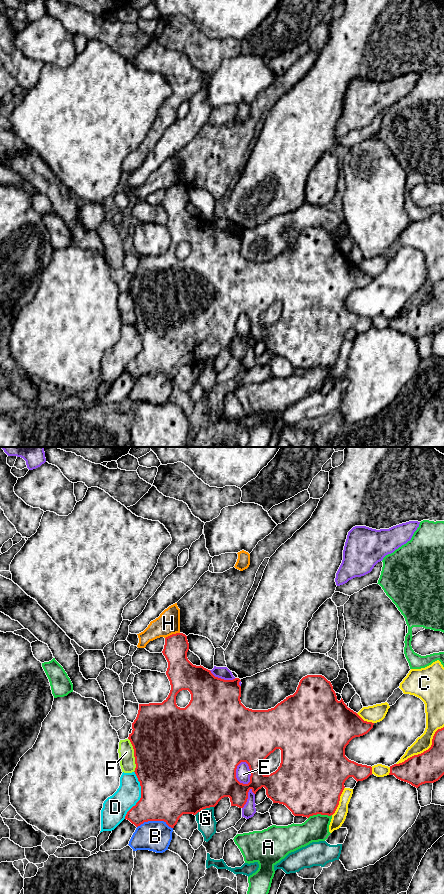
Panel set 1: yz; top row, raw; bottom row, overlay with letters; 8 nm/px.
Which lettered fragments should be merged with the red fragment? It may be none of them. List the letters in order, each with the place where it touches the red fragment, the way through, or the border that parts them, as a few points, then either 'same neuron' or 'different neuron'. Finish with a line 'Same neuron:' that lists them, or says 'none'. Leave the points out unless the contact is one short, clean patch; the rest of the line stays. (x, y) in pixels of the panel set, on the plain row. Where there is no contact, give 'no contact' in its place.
A: yz (319, 365) | different neuron
B: yz (155, 372) | different neuron
C: yz (424, 303) | different neuron
D: yz (141, 347) | different neuron
E: yz (250, 323) | different neuron
F: yz (134, 307) | different neuron
G: yz (204, 360) | different neuron
H: yz (172, 186) | along yz (179, 184), (172, 185), (165, 190) | different neuron
Same neuron: none

